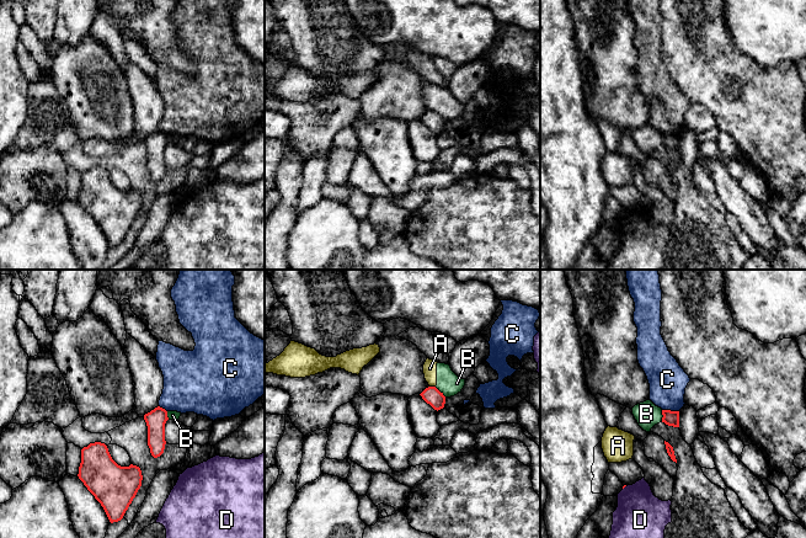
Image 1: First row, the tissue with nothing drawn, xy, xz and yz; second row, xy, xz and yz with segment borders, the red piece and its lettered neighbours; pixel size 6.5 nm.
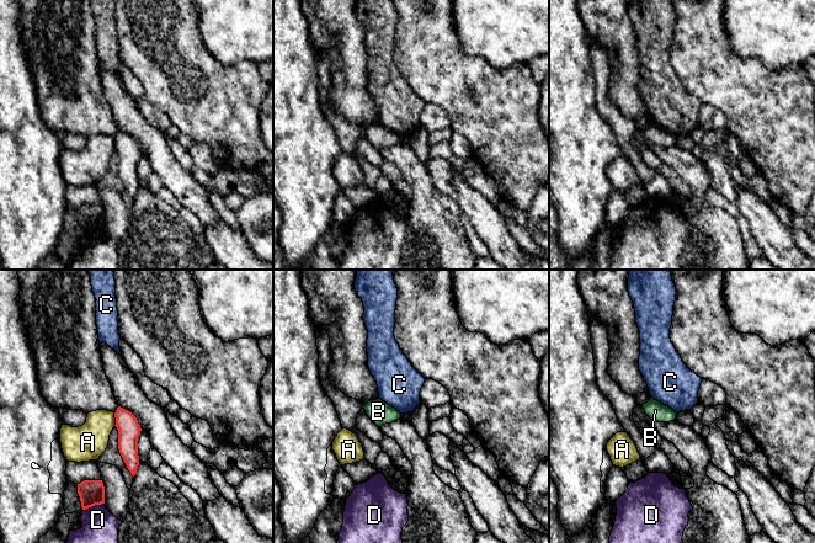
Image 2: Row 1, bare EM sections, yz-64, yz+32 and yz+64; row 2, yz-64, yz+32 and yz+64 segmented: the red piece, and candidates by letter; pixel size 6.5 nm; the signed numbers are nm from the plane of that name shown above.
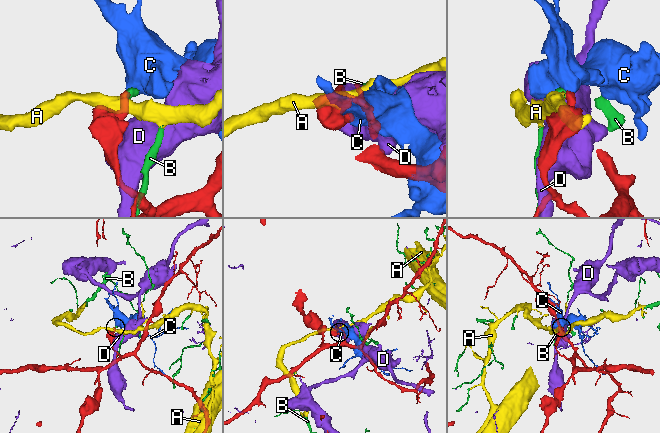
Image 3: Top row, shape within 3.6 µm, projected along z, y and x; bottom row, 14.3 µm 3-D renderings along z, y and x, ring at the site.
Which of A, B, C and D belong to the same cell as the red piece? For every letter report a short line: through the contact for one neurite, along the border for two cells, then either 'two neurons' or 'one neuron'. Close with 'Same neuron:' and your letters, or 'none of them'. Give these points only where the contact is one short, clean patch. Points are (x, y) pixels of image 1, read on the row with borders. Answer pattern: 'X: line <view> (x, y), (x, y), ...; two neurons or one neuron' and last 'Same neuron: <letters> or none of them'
A: two neurons
B: two neurons
C: line yz (662, 409), (678, 411); two neurons
D: two neurons
Same neuron: none of them

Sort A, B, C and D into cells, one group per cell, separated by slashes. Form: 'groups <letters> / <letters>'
groups A B / C / D

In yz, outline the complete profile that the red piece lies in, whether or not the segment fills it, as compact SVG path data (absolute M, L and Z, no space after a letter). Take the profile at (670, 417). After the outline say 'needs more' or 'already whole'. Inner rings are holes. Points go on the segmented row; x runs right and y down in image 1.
M662 410L662 422L668 426L679 427L679 411Z; already whole

